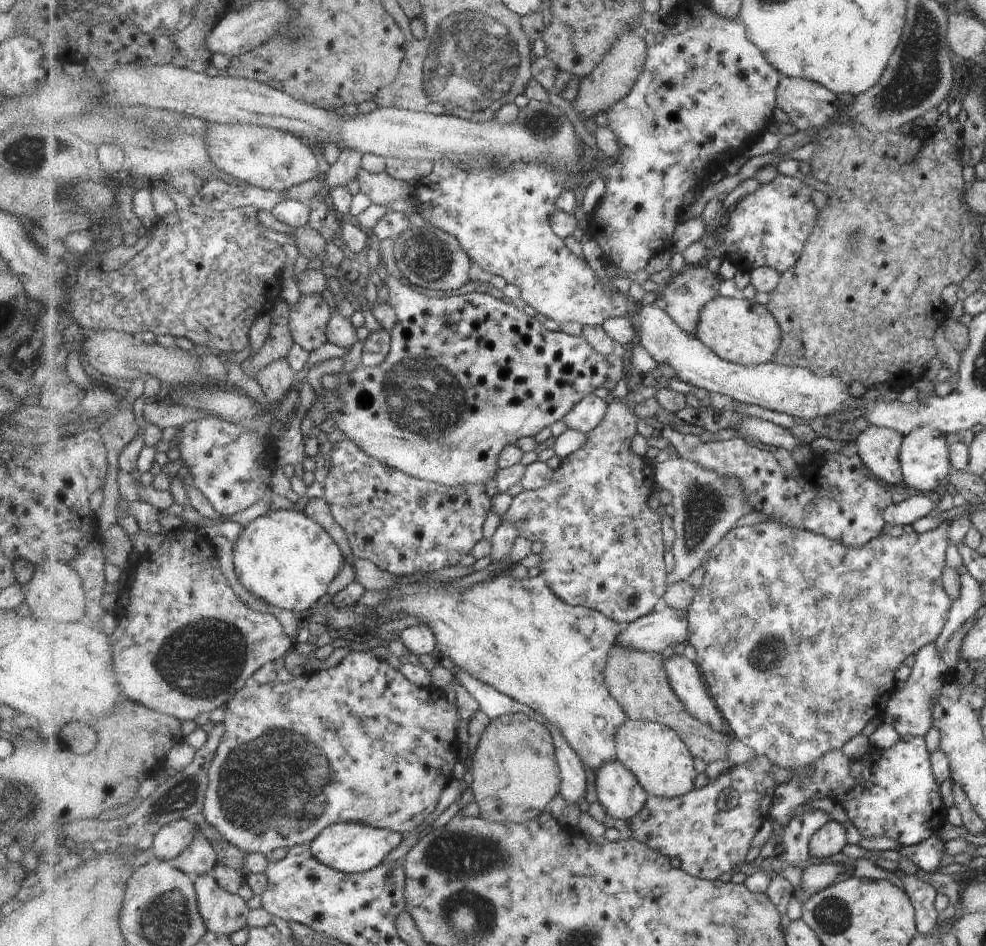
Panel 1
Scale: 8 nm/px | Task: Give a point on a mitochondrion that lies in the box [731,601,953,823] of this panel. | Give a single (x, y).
(756, 657)

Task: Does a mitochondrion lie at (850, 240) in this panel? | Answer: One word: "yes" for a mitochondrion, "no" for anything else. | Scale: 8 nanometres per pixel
yes

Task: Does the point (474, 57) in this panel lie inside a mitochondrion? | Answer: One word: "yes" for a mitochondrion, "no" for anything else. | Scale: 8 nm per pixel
yes

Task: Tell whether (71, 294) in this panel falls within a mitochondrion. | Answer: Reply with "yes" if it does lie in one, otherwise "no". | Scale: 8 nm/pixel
no

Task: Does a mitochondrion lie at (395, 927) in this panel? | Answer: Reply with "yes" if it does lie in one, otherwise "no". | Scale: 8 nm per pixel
no

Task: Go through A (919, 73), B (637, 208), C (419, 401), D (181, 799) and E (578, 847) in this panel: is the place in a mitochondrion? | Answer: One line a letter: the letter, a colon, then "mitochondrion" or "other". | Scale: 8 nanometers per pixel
A: mitochondrion
B: other
C: mitochondrion
D: mitochondrion
E: other

